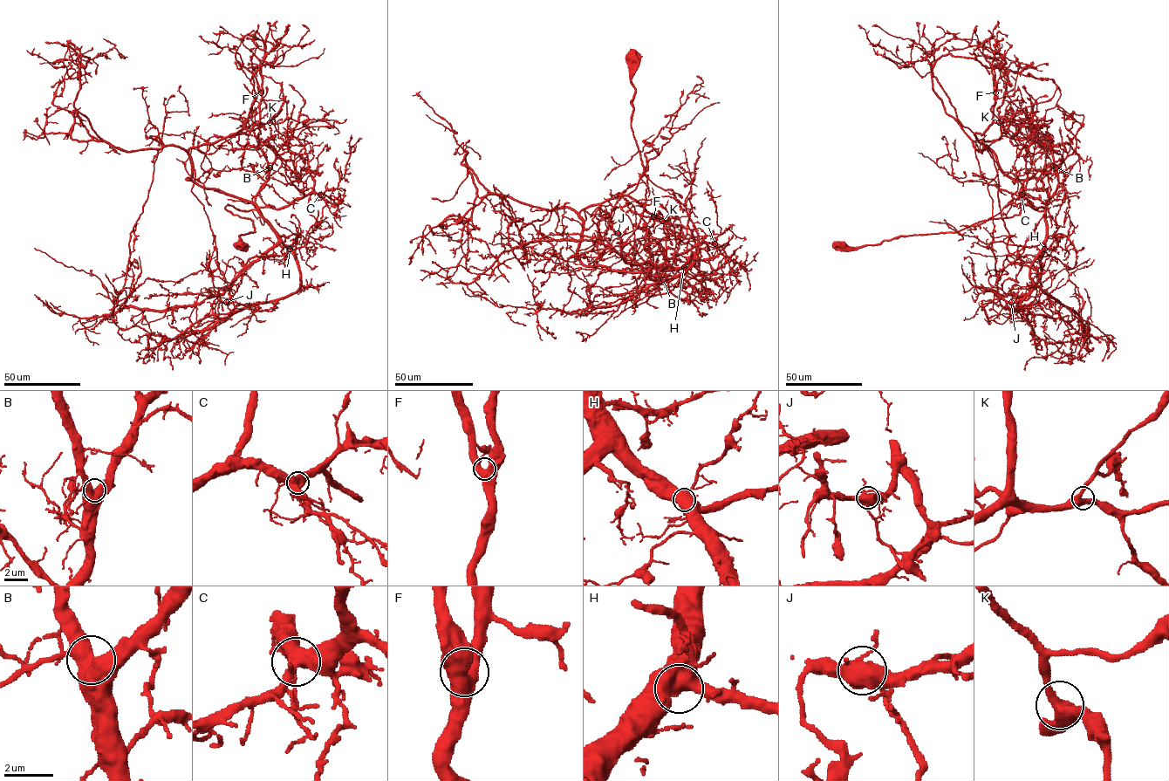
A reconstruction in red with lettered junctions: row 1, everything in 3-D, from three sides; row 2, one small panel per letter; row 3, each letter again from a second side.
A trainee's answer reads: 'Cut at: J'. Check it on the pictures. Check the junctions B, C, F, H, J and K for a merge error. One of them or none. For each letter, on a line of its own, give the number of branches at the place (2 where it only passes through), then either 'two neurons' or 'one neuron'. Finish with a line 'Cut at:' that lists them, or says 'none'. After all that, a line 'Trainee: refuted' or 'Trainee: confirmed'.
B: 3 | one neuron
C: 3 | one neuron
F: 3 | one neuron
H: 3 | one neuron
J: 5 | one neuron
K: 3 | one neuron
Cut at: none
Trainee: refuted

